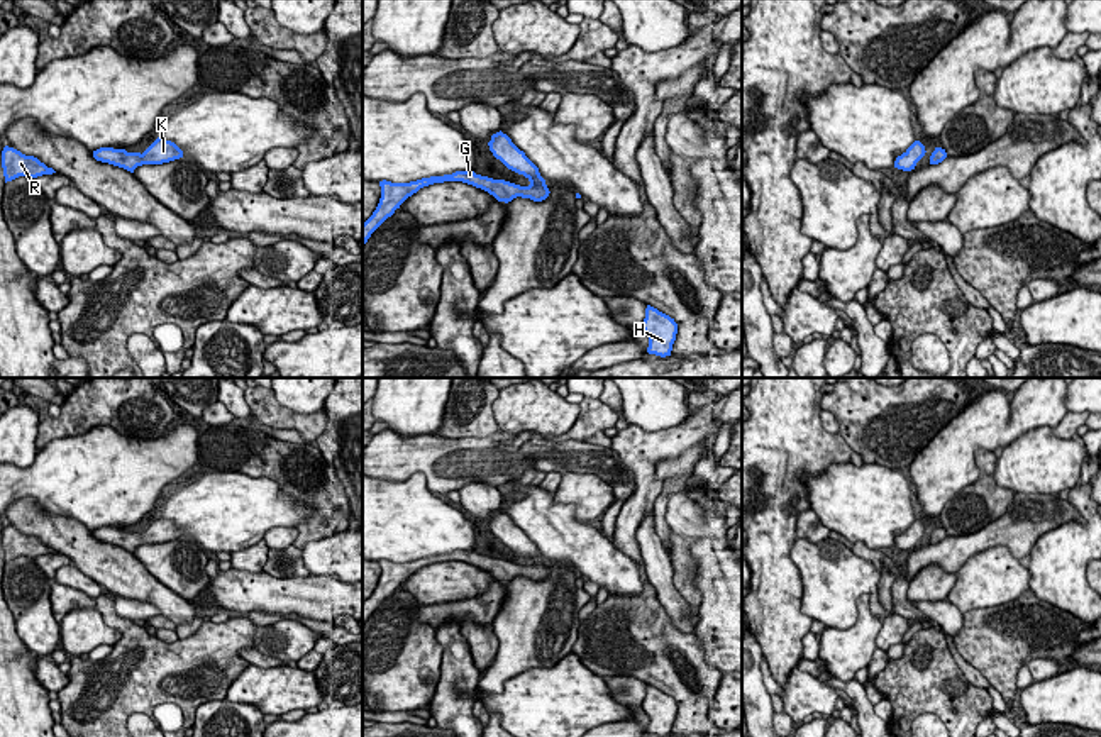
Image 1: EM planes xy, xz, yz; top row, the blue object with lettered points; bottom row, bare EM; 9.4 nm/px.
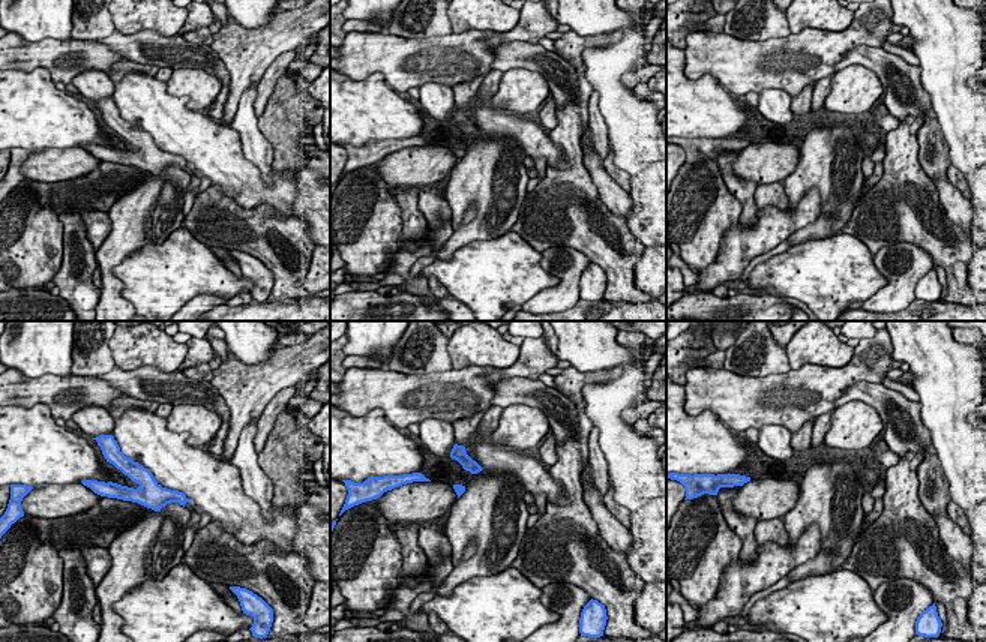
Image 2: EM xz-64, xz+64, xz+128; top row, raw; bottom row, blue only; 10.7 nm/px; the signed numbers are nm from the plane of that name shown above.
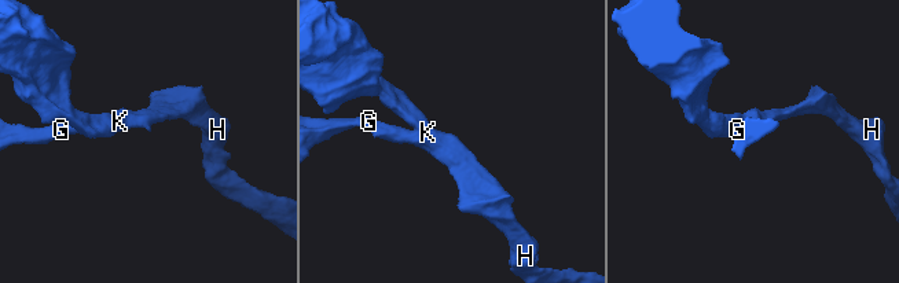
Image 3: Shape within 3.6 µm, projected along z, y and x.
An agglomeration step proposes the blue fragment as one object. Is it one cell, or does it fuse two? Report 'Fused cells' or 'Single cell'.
Single cell

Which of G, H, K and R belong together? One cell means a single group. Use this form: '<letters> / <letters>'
G H K R

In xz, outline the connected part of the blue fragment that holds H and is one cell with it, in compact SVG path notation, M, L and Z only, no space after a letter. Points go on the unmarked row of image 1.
M647 684L642 708L649 717L649 734L661 737L671 735L678 713L678 703L674 701L674 698Z

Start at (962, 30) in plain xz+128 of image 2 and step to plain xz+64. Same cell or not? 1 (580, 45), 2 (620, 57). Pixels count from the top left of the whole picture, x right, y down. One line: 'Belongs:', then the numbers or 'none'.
Belongs: 2

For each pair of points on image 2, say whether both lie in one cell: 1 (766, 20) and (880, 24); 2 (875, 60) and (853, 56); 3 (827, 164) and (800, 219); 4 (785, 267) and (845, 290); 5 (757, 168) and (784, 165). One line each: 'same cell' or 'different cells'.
1: different cells
2: same cell
3: different cells
4: same cell
5: same cell

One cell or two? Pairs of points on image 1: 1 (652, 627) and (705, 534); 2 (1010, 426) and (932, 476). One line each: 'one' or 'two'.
1: two
2: one

